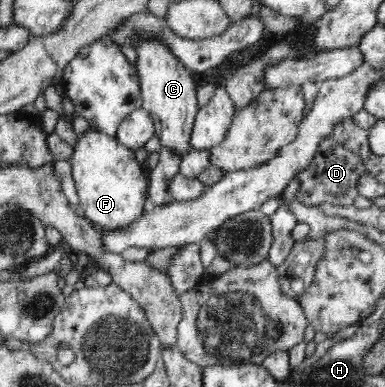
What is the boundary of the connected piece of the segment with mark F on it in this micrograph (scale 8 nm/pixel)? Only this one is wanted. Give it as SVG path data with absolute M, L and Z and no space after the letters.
M90 129L87 133L78 136L77 143L74 147L74 155L70 159L71 173L75 181L75 187L77 189L77 194L79 197L79 206L82 207L84 211L84 217L90 220L97 228L107 231L127 231L128 227L131 227L138 221L138 219L143 215L146 207L149 206L149 202L146 199L148 197L148 177L144 175L144 169L142 169L142 164L136 160L134 151L128 149L126 146L122 145L117 139L112 139L108 135L96 132L94 129Z

